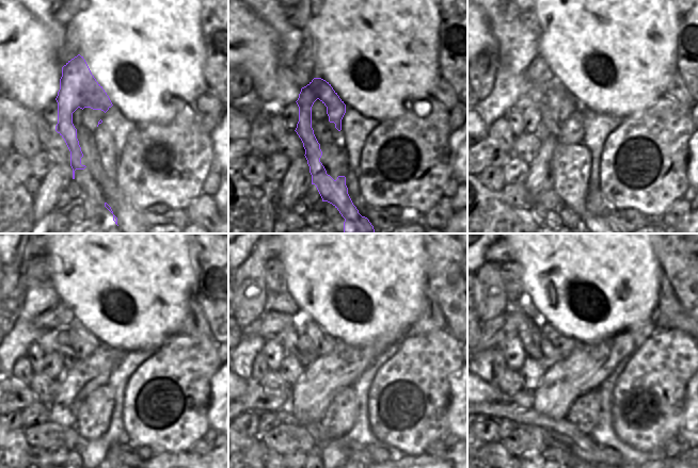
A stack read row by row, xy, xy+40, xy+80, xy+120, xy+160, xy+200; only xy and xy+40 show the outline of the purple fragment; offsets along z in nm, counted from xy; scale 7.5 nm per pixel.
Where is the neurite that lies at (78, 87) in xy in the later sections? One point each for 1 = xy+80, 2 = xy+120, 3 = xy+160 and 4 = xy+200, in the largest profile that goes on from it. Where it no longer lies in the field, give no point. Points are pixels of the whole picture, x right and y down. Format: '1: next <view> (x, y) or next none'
1: next xy+80 (573, 193)
2: next xy+120 (90, 429)
3: next xy+160 (334, 428)
4: next xy+200 (580, 423)

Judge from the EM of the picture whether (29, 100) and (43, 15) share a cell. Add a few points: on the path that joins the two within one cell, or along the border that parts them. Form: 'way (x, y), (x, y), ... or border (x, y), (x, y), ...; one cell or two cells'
border (27, 11), (48, 30), (48, 35), (53, 46); two cells

